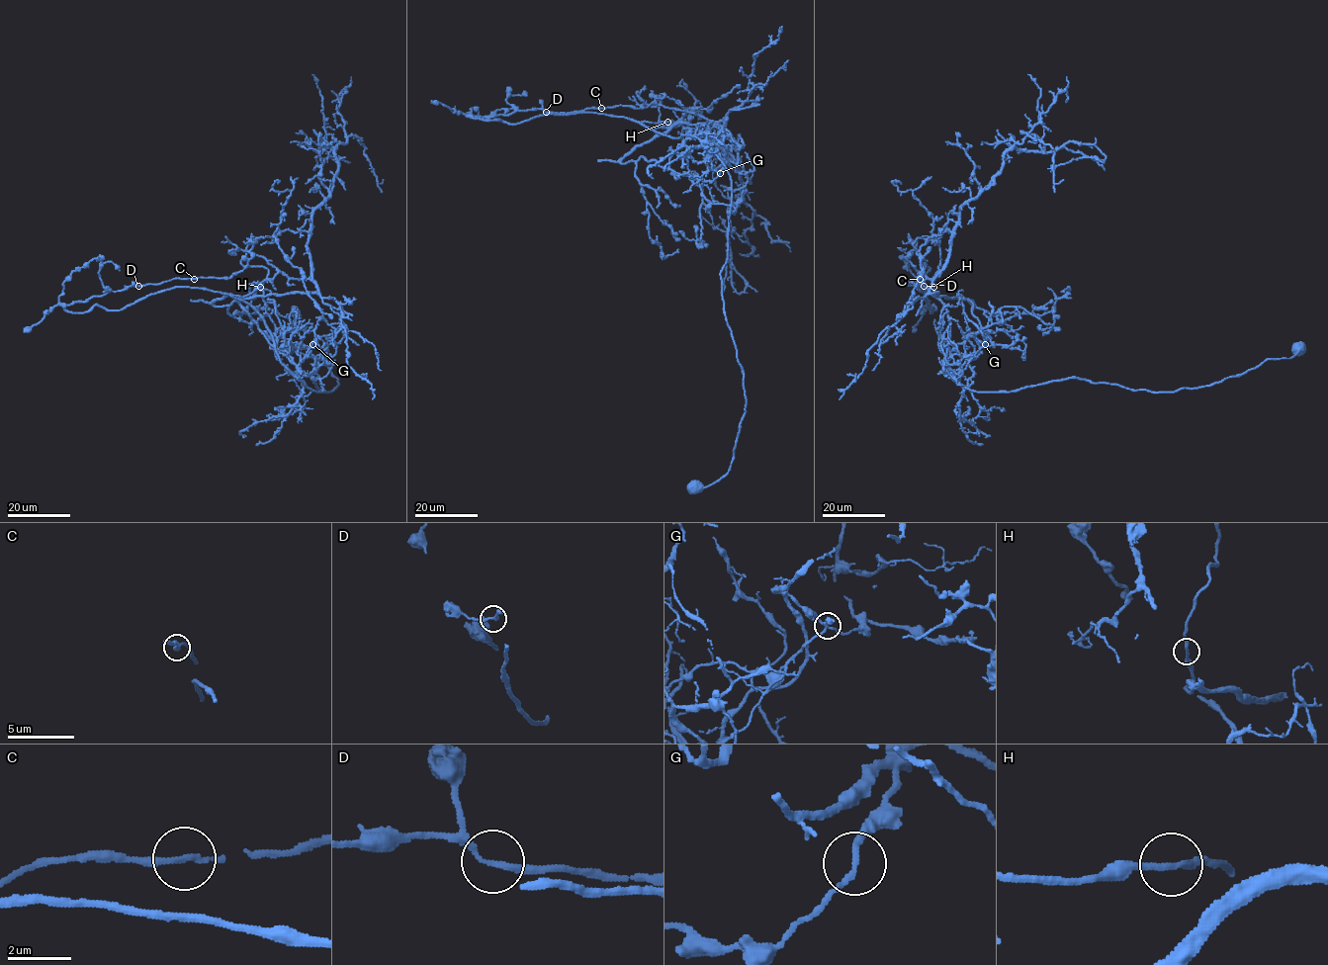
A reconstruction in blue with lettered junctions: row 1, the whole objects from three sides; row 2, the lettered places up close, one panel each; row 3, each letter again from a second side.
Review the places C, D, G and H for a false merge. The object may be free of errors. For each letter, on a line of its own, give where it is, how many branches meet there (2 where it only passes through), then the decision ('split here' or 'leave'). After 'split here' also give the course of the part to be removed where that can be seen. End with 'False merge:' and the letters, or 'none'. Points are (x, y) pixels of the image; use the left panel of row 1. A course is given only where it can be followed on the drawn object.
C: (194, 279) | 2 | leave
D: (138, 286) | 2 | leave
G: (312, 344) | 2 | split here | (312, 345), (294, 375), (248, 304), (191, 287), (120, 309), (64, 308), (131, 286), (231, 277), (253, 252)
H: (260, 287) | 2 | leave
False merge: G

